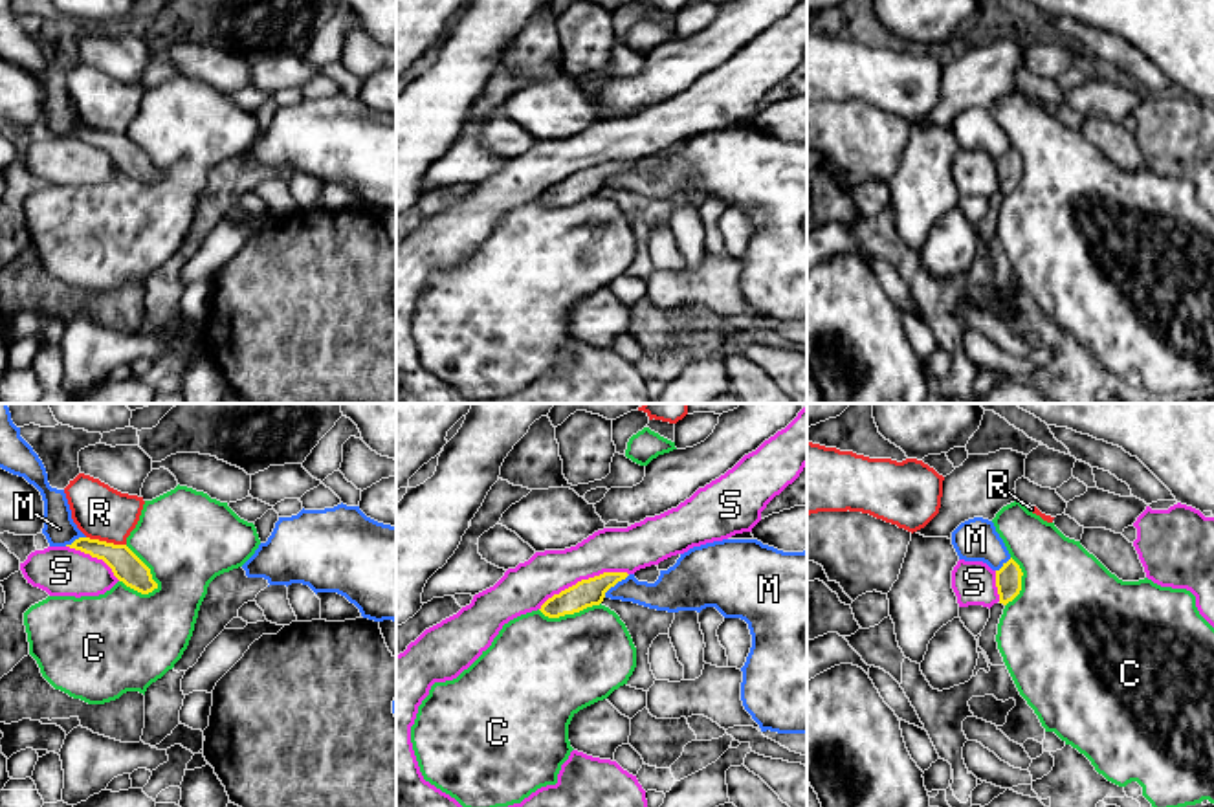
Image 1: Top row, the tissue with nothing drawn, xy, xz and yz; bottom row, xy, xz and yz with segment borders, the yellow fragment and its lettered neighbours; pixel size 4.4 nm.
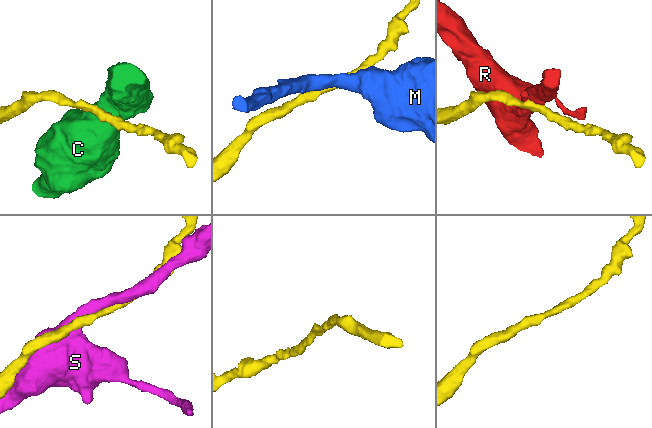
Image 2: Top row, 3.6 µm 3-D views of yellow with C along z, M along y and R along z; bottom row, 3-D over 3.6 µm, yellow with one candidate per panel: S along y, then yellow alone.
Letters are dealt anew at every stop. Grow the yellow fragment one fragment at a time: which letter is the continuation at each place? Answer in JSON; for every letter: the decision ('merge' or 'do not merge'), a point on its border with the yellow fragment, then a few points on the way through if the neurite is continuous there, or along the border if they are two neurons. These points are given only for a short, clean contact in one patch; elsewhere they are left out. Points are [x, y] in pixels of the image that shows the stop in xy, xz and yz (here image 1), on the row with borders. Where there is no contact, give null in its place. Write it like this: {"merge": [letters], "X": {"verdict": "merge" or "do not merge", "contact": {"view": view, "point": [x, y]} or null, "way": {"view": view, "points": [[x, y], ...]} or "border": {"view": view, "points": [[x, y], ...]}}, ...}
{"merge": ["C"], "C": {"verdict": "merge", "contact": {"view": "xy", "point": [149, 571]}}, "M": {"verdict": "do not merge", "contact": {"view": "xz", "point": [615, 584]}}, "R": {"verdict": "do not merge", "contact": {"view": "xy", "point": [105, 541]}}, "S": {"verdict": "do not merge", "contact": {"view": "xz", "point": [582, 580]}}}

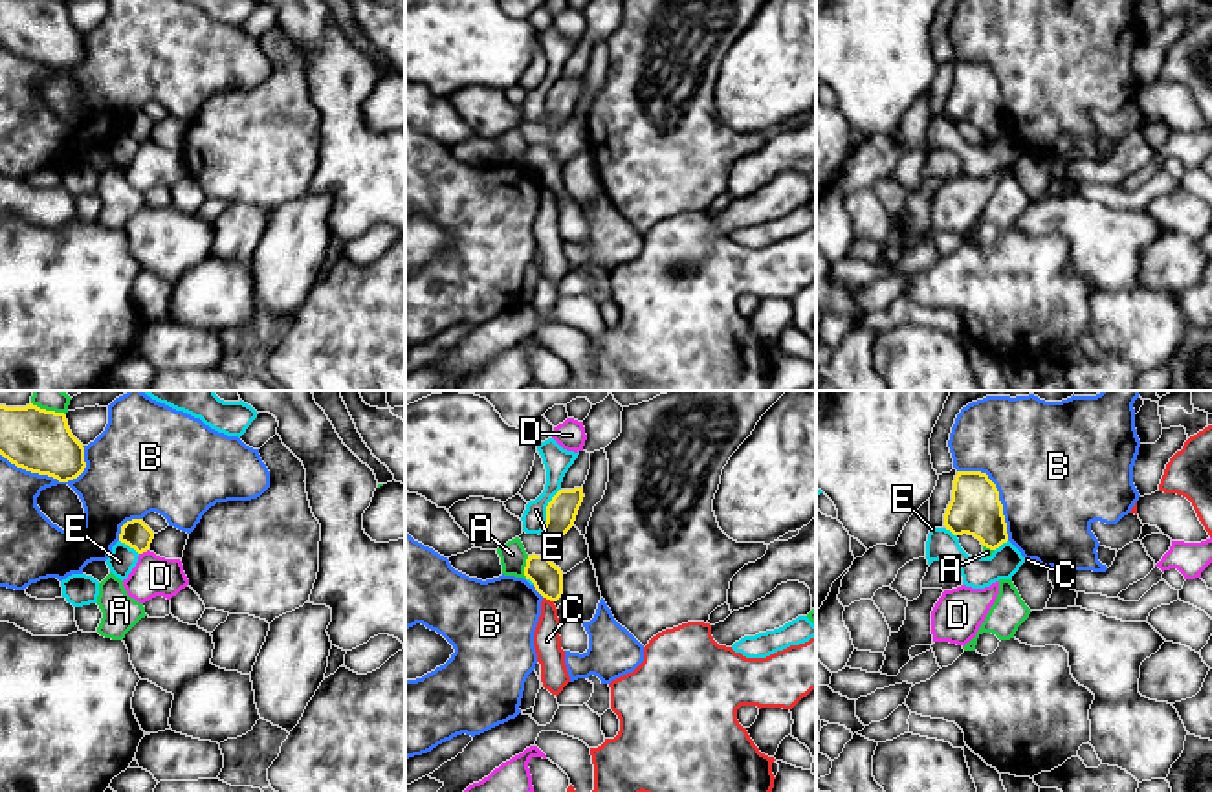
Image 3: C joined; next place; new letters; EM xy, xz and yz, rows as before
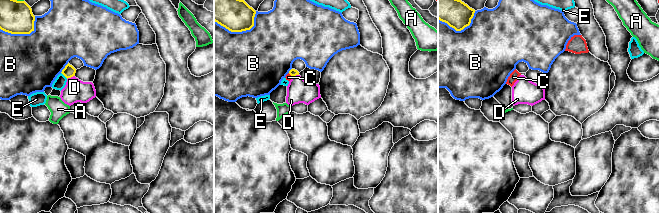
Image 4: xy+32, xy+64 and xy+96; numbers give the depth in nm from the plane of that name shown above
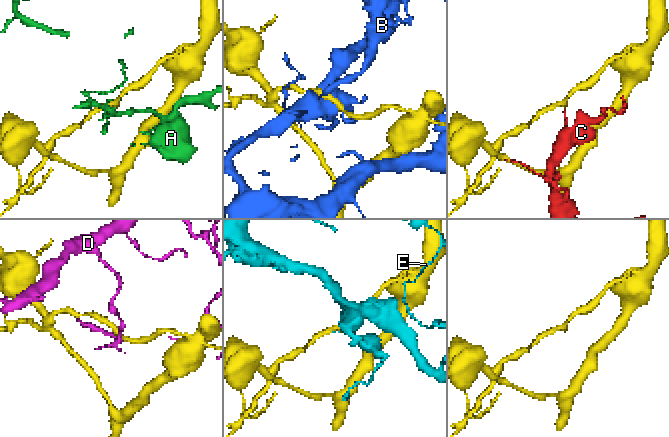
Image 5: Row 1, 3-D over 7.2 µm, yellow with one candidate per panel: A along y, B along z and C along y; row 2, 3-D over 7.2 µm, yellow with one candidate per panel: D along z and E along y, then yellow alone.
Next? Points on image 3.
{"merge": [], "A": {"verdict": "do not merge", "contact": {"view": "xz", "point": [525, 567]}}, "B": {"verdict": "do not merge", "contact": {"view": "xy", "point": [44, 473]}}, "C": {"verdict": "do not merge", "contact": {"view": "xz", "point": [549, 598]}, "border": {"view": "xz", "points": [[543, 596], [552, 602]]}}, "D": {"verdict": "do not merge", "contact": {"view": "xy", "point": [143, 550]}}, "E": {"verdict": "do not merge", "contact": {"view": "xz", "point": [547, 512]}}}

